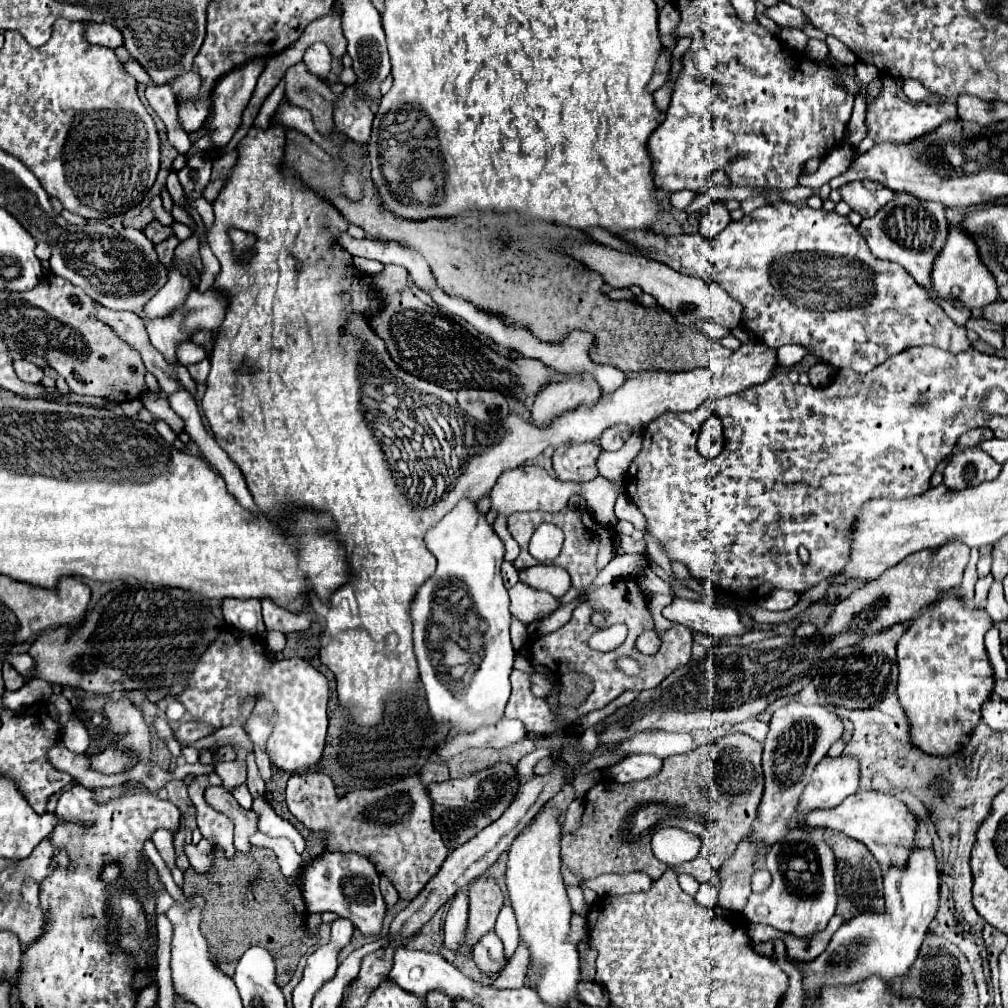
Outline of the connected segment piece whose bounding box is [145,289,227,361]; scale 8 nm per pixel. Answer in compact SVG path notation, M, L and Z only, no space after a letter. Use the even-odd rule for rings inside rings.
M213 289L207 291L207 293L191 291L191 295L187 295L187 303L183 303L183 307L179 307L179 311L175 311L175 315L169 315L167 319L145 319L145 325L147 325L147 331L149 331L149 339L151 339L153 347L159 349L165 355L165 359L175 361L177 359L175 347L181 341L189 341L189 335L193 331L199 331L199 329L213 331L213 329L217 329L219 323L223 321L225 309L227 309L227 301L219 293L215 293Z

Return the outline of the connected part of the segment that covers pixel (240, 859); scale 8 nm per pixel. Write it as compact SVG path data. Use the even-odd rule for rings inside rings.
M215 847L215 859L213 865L207 873L197 873L195 869L185 871L185 883L183 891L185 893L199 893L205 897L205 909L203 909L203 921L201 921L201 931L203 937L207 939L211 947L211 957L215 963L219 963L219 969L231 975L237 967L237 961L241 959L243 951L247 951L253 945L265 947L277 963L277 983L279 987L287 985L289 977L295 971L297 961L307 953L309 945L317 943L317 937L307 935L307 907L303 903L303 895L295 895L293 881L285 879L281 871L271 871L271 849L267 847L251 847L249 853L237 851L233 857L225 857L225 851L221 847Z

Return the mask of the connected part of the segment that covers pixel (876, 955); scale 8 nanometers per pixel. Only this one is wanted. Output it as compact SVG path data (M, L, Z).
M917 817L915 849L911 851L905 867L887 867L883 871L885 883L885 911L865 913L849 923L843 923L831 937L827 949L805 967L805 981L809 995L817 999L817 989L825 985L857 983L869 975L881 975L887 983L903 977L917 959L923 937L933 921L939 905L939 871L933 845L933 831L929 819Z

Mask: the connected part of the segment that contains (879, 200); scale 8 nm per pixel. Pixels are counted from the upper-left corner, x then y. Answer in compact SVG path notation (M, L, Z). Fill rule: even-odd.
M871 180L854 181L843 185L841 197L845 203L851 205L861 217L875 215L887 201L893 199L893 191Z

